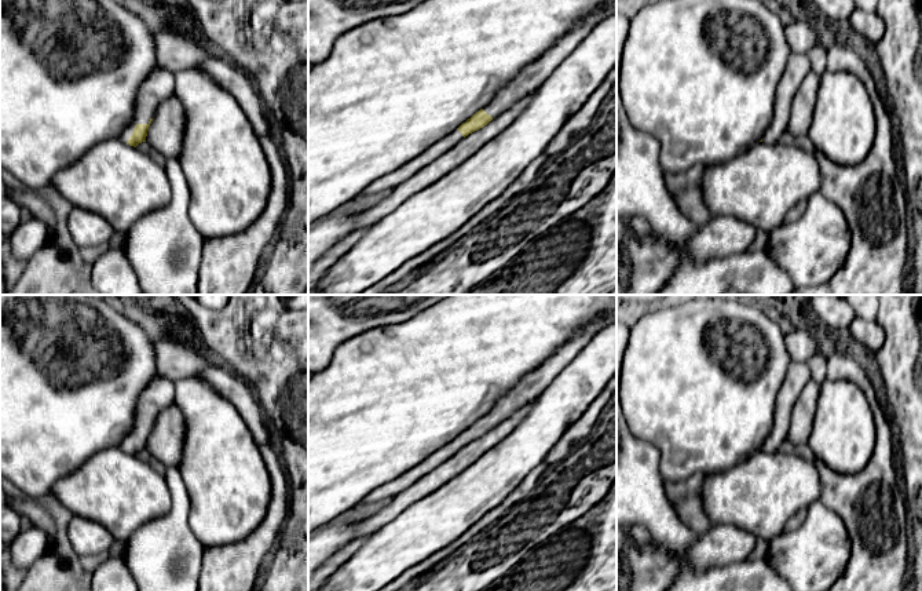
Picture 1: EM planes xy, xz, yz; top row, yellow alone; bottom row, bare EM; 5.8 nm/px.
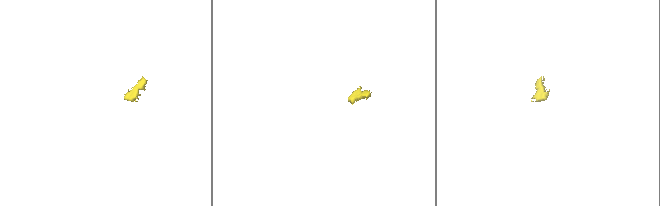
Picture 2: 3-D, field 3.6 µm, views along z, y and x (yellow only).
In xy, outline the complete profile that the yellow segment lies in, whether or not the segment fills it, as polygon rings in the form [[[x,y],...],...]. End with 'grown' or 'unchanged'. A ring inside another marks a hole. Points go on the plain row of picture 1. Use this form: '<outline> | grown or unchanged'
[[[158,375],[139,393],[132,430],[121,439],[118,448],[136,456],[146,450],[154,420],[164,408],[175,405],[175,379]]] | grown

